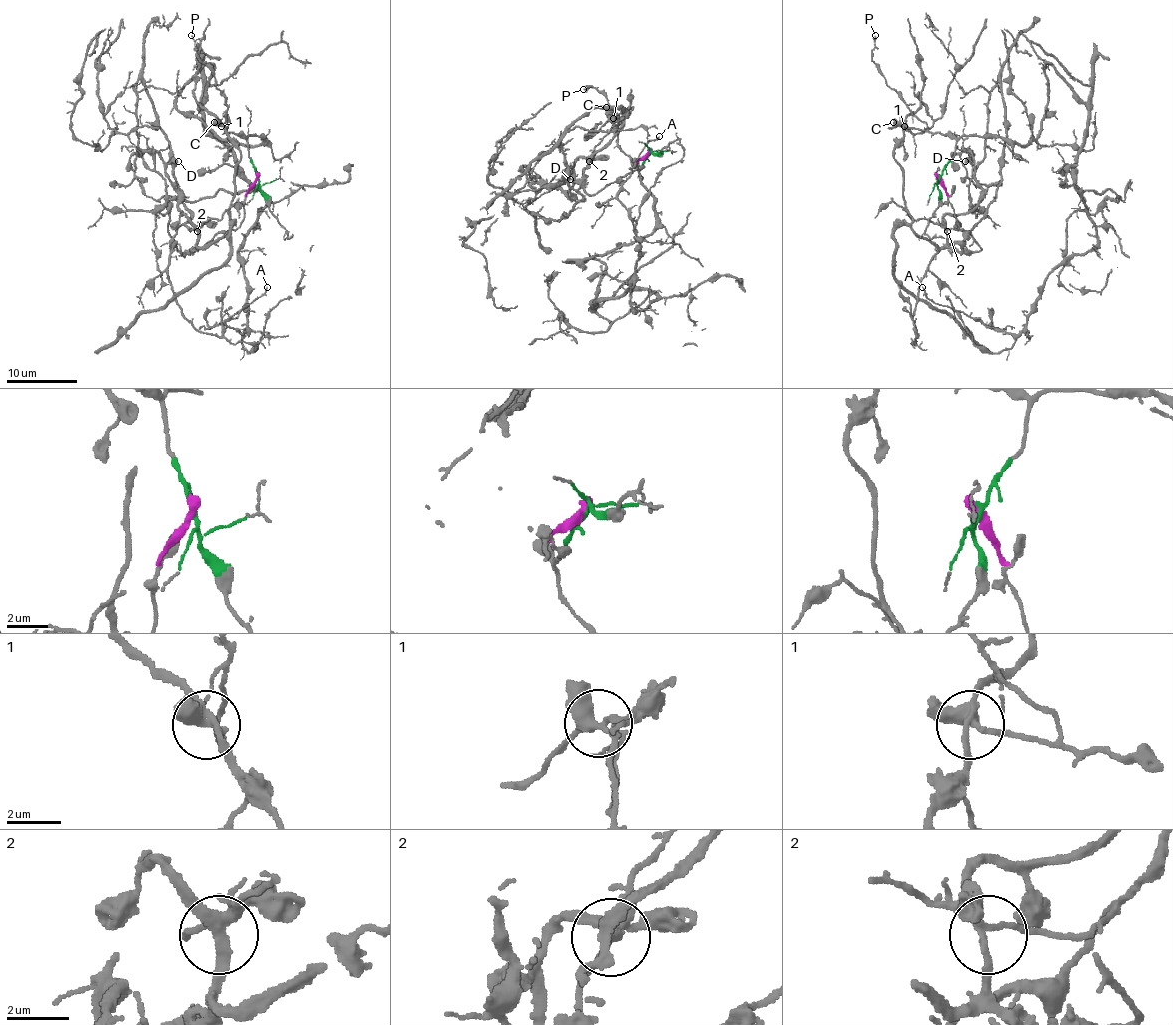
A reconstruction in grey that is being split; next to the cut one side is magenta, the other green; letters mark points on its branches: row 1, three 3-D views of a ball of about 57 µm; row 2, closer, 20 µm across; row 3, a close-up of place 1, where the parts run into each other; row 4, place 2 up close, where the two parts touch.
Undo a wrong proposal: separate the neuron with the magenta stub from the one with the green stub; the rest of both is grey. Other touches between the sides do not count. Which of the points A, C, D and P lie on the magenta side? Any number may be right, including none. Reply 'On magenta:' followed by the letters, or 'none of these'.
On magenta: D

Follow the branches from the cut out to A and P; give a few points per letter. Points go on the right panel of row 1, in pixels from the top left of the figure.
A: (939, 178), (963, 135), (1034, 139), (1048, 63), (1088, 109), (1076, 188), (1097, 243), (1016, 335), (923, 287)
P: (939, 178), (944, 165), (954, 155), (956, 141), (928, 130), (886, 83), (880, 69), (872, 60), (875, 35)

